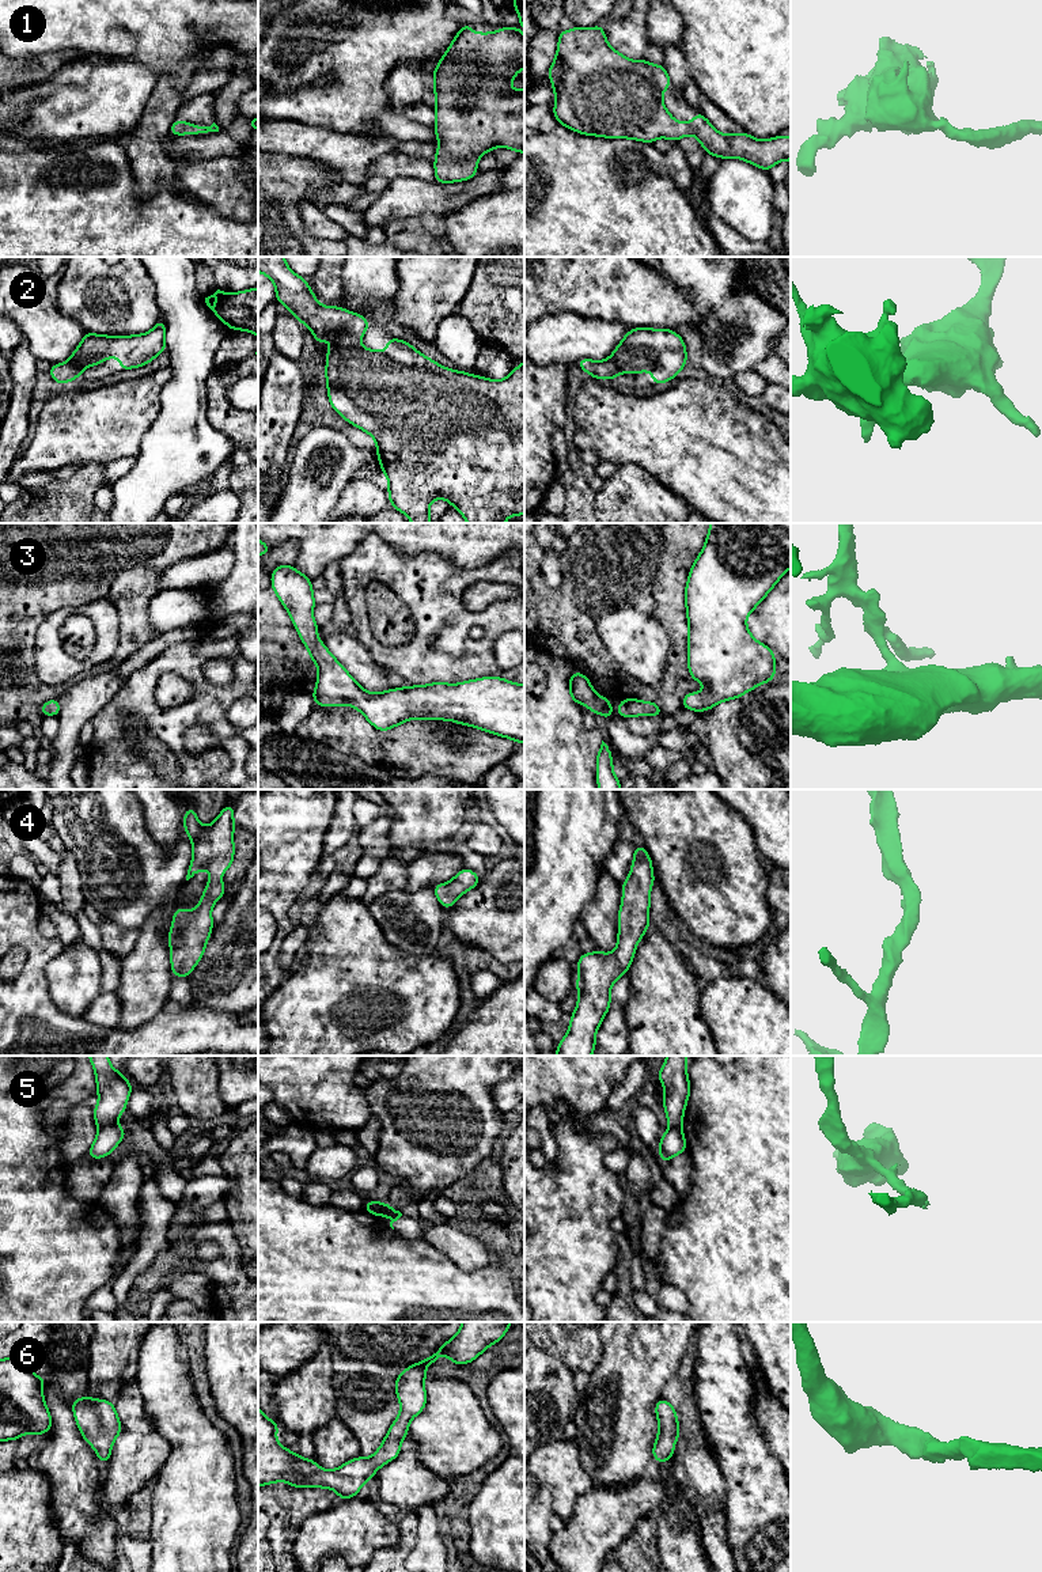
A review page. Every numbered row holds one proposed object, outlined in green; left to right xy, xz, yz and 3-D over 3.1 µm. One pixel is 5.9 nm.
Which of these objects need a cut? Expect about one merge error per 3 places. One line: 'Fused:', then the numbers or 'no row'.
Fused: 5

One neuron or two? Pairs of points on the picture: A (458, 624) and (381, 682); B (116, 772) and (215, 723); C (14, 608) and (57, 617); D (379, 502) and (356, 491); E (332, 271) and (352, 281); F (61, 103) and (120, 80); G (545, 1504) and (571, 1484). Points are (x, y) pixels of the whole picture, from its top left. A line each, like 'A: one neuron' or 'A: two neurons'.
A: two neurons
B: one neuron
C: two neurons
D: one neuron
E: two neurons
F: one neuron
G: two neurons

